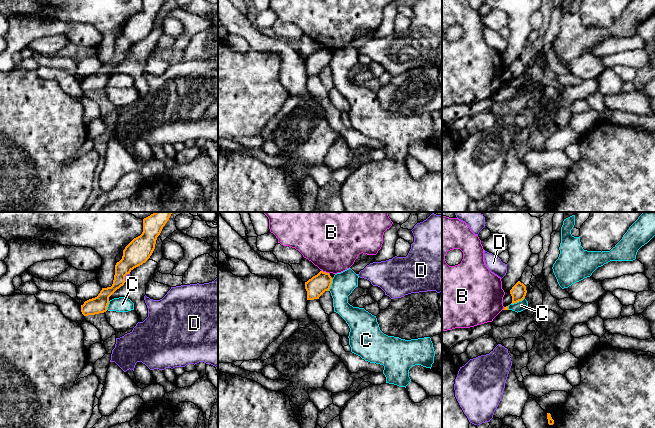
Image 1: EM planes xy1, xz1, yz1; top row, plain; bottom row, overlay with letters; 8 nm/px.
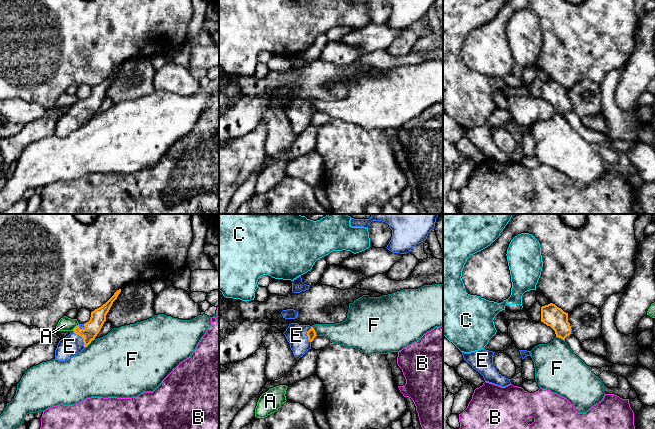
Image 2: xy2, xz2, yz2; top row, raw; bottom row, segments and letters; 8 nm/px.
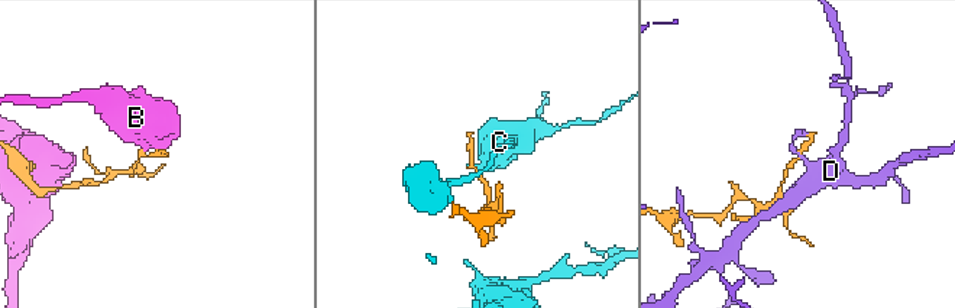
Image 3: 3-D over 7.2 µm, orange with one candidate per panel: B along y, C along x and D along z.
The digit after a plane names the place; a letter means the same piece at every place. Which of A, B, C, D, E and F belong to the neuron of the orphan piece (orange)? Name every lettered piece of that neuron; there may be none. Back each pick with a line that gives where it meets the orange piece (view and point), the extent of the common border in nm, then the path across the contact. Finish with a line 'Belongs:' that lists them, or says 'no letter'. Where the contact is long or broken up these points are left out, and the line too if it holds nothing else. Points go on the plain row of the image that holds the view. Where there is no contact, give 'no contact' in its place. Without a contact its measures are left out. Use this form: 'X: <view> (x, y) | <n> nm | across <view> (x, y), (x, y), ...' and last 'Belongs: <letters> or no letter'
E: xy2 (82, 114) | 170 nm | across xy2 (98, 92), (95, 100), (82, 114), (72, 120)
Belongs: E

